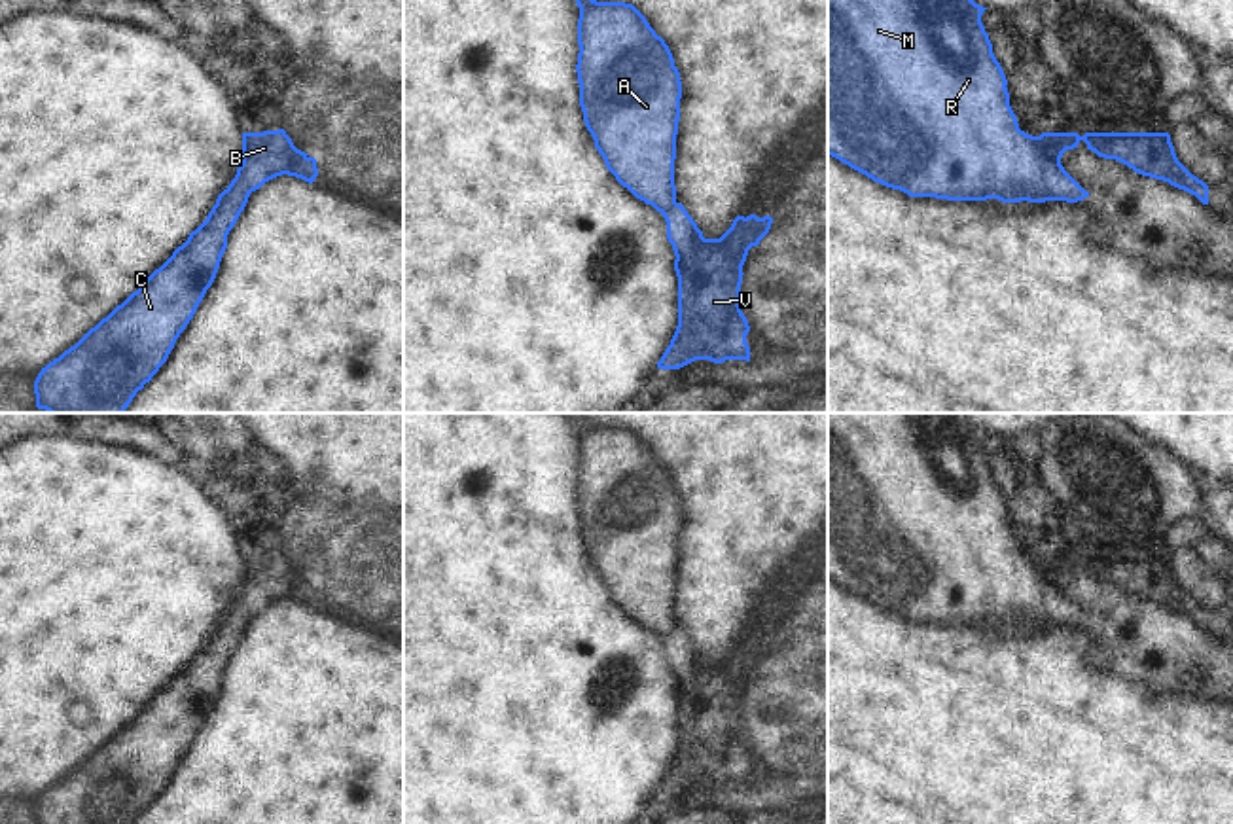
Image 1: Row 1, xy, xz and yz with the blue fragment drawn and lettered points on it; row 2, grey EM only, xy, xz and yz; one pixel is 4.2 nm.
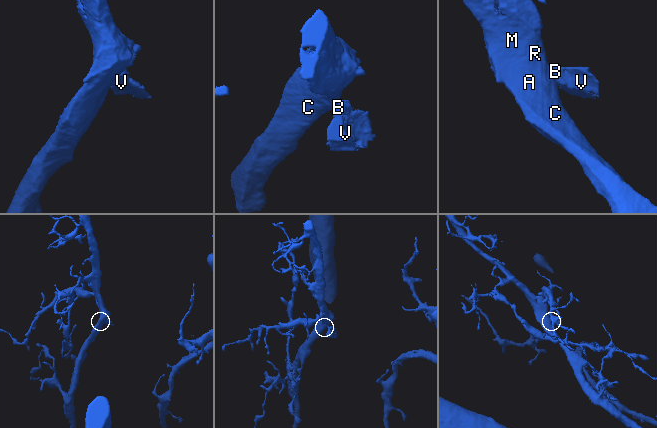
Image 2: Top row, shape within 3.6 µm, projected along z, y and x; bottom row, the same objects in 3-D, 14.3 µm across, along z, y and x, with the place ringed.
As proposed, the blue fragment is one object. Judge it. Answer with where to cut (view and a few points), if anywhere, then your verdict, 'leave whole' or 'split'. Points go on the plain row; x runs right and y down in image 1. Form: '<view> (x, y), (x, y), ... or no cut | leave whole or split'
yz (1035, 561), (1040, 573), (1042, 612), (1050, 624) | split

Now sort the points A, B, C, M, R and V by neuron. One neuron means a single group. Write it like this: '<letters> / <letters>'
A C M R / B V

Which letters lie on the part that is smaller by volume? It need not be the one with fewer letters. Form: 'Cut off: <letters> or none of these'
Cut off: B, V

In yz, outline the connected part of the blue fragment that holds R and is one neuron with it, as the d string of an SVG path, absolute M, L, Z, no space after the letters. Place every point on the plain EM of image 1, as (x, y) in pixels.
M828 413L828 580L866 599L873 606L900 614L909 621L947 625L1045 627L1042 580L1036 561L1019 553L1010 530L1008 504L992 477L992 468L981 439L987 432L975 428L964 413Z

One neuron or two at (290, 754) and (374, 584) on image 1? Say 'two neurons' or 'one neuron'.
two neurons

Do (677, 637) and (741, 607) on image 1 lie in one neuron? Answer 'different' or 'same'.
same

